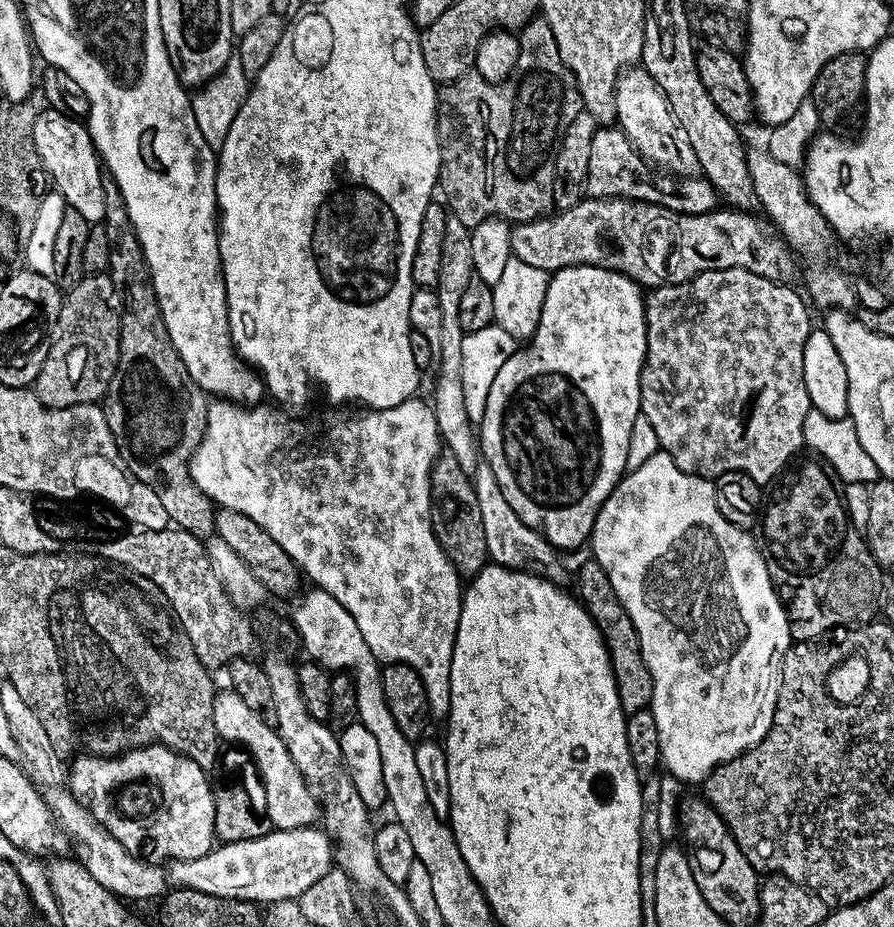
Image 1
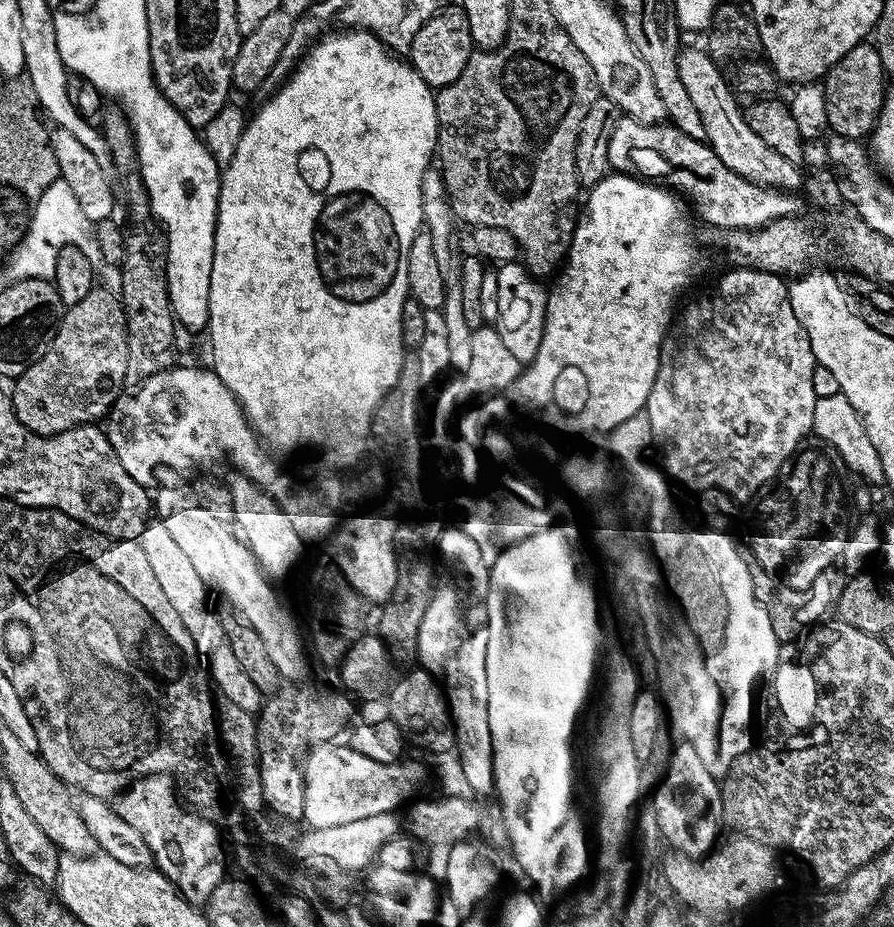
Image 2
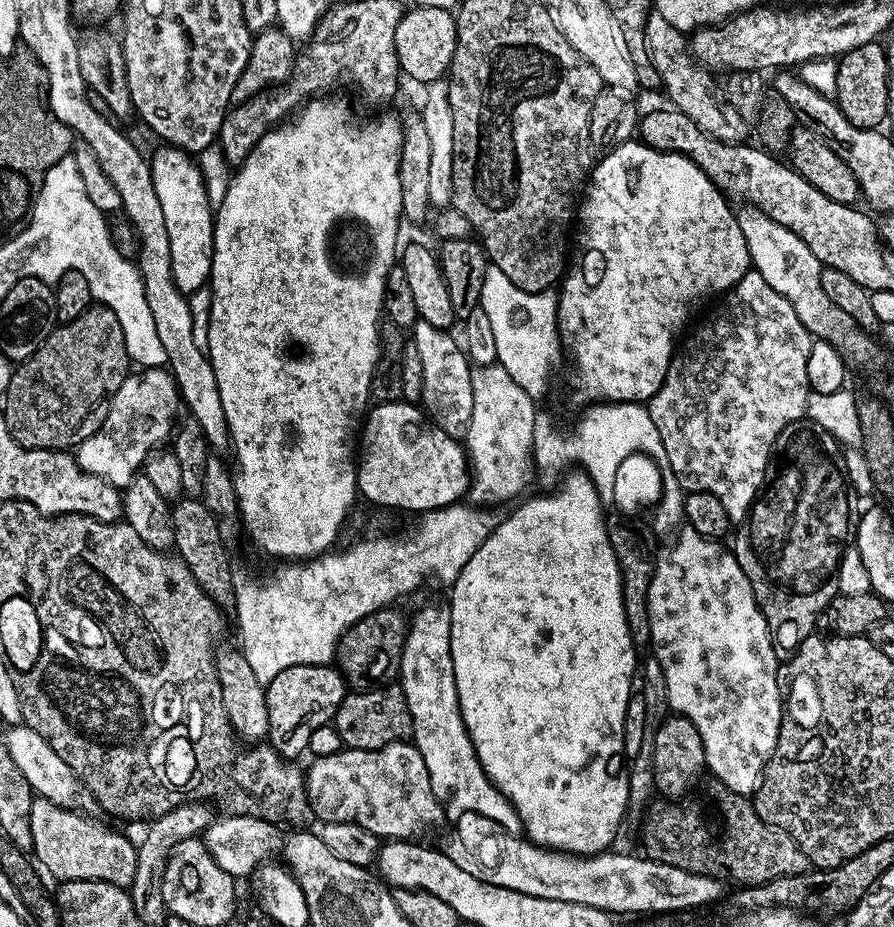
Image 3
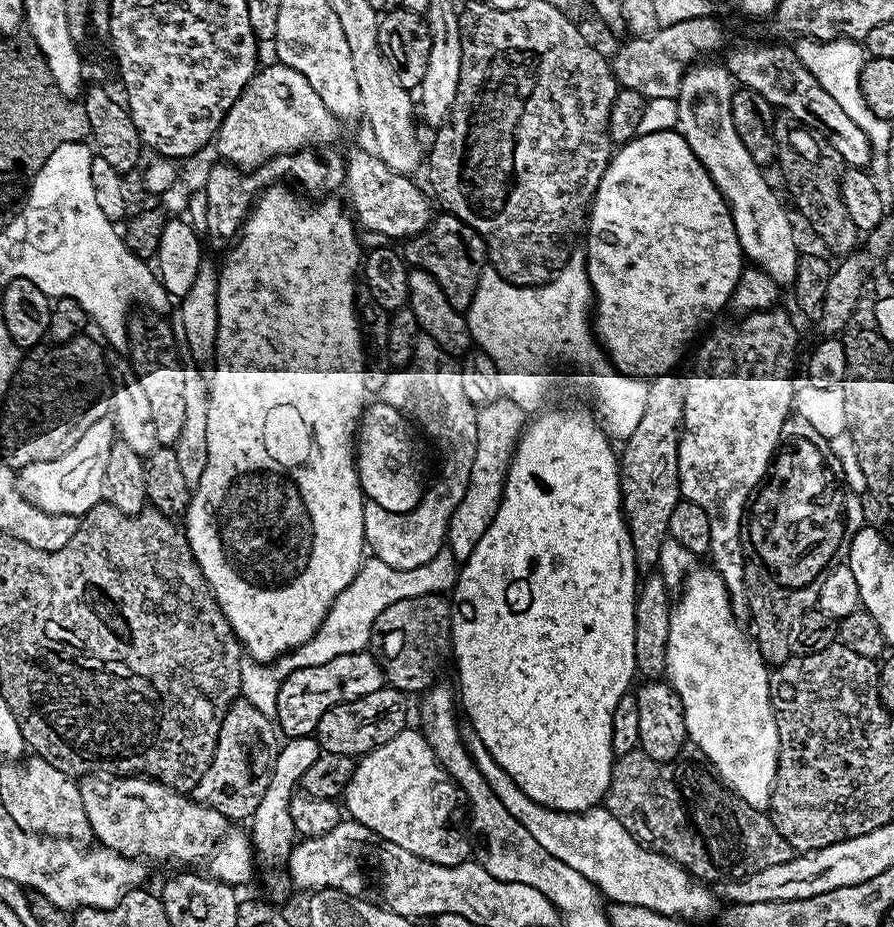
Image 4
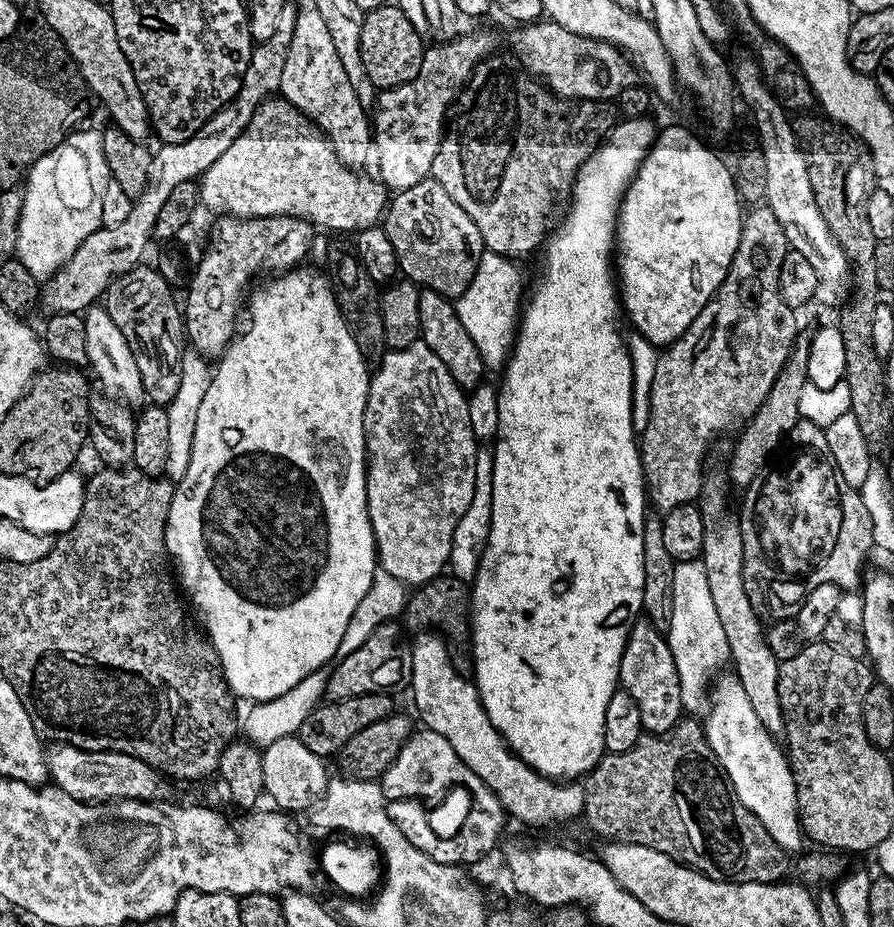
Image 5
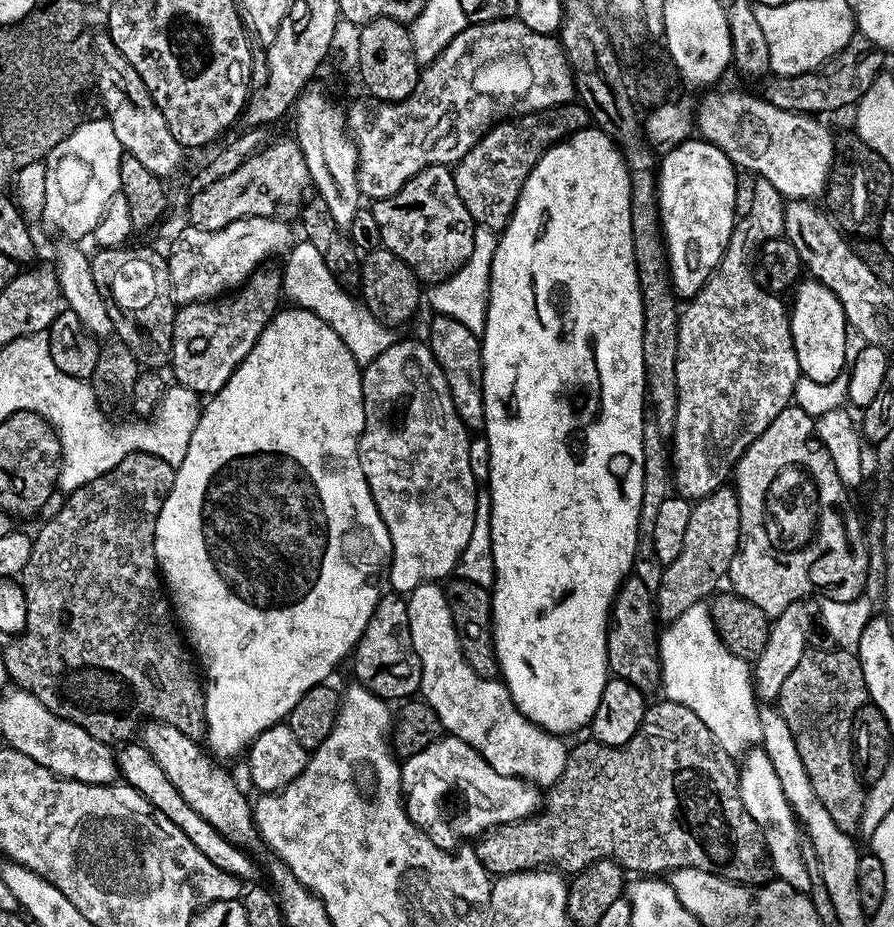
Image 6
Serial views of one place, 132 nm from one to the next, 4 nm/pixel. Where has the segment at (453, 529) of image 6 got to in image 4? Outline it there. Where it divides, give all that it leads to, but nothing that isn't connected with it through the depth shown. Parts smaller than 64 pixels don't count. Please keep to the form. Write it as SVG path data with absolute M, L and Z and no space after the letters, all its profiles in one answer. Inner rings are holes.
M425 335L417 339L412 361L404 368L389 371L378 396L408 417L413 425L420 424L440 455L440 477L427 485L414 510L391 512L371 502L364 505L364 542L371 555L398 570L413 570L414 566L430 562L445 547L450 518L458 510L458 502L466 496L474 450L478 450L477 407L466 398L457 361Z

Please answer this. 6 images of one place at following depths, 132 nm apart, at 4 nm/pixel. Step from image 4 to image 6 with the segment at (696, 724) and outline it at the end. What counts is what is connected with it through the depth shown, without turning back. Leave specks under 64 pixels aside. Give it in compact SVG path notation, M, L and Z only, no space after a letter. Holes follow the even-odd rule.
M753 749L743 757L738 771L740 797L750 818L758 822L766 838L766 850L775 879L781 884L794 886L799 892L810 893L810 874L806 874L806 866L802 858L802 828L796 821L796 815L792 813L790 802L786 802L786 794L782 794L782 782L778 782L778 774L774 774L774 766L770 766L770 758L766 758L763 749Z

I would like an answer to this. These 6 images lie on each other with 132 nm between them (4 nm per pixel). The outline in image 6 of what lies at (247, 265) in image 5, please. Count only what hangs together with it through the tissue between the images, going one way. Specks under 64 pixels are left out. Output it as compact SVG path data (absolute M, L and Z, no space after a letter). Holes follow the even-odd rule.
M261 266L227 298L183 305L177 311L172 335L170 369L176 375L175 383L198 394L222 390L281 307L283 287L283 275L277 269Z

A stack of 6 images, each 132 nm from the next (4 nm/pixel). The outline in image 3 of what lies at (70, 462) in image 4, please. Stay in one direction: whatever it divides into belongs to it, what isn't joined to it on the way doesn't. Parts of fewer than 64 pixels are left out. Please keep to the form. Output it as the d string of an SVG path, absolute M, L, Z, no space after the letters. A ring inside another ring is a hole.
M165 367L129 373L118 392L109 397L107 416L102 426L75 451L74 458L81 471L107 481L112 487L127 487L143 467L147 454L161 447L164 439L167 441L171 437L170 419L181 406L176 382Z

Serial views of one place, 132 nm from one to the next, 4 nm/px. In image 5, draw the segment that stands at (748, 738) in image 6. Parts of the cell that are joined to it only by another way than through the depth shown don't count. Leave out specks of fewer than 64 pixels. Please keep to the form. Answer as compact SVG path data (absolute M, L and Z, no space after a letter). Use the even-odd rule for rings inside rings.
M703 559L677 561L671 578L673 605L671 620L666 629L670 652L678 669L682 689L682 704L687 713L698 716L707 709L710 673L731 659L729 643L711 597L709 579ZM708 684L708 685L707 685ZM706 687L706 688L705 688Z

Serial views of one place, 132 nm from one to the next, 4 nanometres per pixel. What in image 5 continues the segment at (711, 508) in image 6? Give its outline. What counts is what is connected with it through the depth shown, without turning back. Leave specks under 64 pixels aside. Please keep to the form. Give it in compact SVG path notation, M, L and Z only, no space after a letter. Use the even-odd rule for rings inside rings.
M797 343L792 350L792 355L782 366L778 378L774 378L774 386L770 386L770 394L764 399L764 404L751 413L752 421L741 430L740 437L732 448L732 457L728 460L728 472L726 471L727 479L733 485L736 483L740 490L747 489L749 482L764 469L776 449L784 443L784 437L788 435L788 431L794 427L797 420L801 419L800 399L802 390L808 384L807 361L807 343Z

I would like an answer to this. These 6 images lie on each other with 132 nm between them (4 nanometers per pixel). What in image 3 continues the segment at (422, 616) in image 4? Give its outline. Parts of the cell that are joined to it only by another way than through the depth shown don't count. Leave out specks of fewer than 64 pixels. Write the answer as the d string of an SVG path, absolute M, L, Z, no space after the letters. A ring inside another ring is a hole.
M389 606L377 608L366 614L358 622L354 622L336 644L334 660L342 660L339 668L344 677L345 685L357 692L366 692L370 688L378 688L395 681L400 674L400 659L405 644L406 618L399 612L398 607Z

